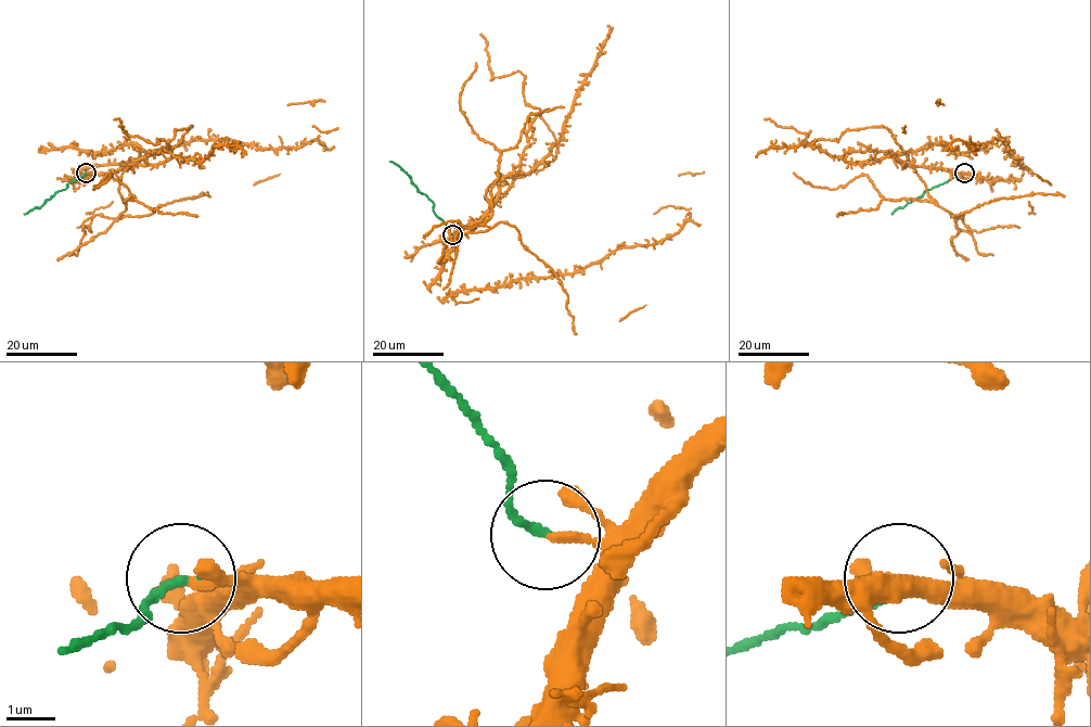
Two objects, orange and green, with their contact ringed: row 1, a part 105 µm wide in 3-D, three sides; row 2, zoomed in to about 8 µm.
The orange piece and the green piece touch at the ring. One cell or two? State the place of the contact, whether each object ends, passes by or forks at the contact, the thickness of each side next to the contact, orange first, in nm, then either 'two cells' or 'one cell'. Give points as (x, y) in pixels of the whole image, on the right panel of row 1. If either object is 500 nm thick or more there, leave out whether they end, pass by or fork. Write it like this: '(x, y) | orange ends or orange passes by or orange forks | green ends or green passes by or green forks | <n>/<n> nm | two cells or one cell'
(964, 173) | orange ends | green ends | 180/170 nm | two cells

